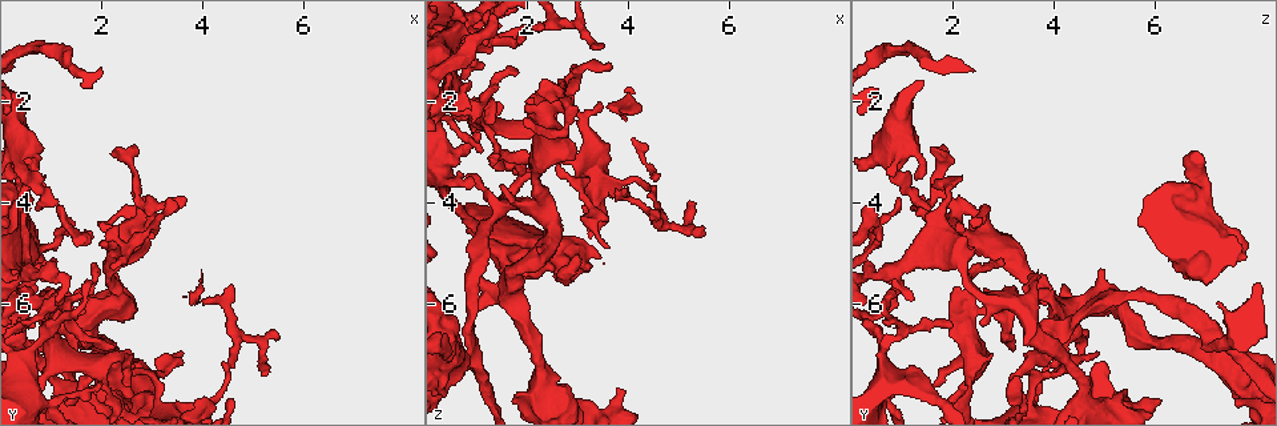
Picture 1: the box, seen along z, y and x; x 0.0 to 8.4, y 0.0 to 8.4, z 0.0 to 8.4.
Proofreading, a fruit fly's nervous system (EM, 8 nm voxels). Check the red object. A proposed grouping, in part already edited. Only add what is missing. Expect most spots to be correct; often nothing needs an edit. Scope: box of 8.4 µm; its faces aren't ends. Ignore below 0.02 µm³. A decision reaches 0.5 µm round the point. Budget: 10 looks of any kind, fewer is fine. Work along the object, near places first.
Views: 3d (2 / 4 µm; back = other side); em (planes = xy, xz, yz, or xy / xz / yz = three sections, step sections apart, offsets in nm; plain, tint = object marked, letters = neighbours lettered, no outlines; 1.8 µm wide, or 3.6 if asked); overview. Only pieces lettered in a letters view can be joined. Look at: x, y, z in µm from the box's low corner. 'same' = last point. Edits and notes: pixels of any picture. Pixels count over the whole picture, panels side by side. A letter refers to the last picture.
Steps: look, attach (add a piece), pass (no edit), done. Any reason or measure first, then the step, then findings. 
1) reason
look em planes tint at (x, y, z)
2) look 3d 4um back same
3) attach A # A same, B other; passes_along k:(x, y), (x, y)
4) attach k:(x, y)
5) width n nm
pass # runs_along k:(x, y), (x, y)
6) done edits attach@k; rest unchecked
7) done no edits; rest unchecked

stops while still wide
look em planes letters at (0.60, 3.85, 6.60)

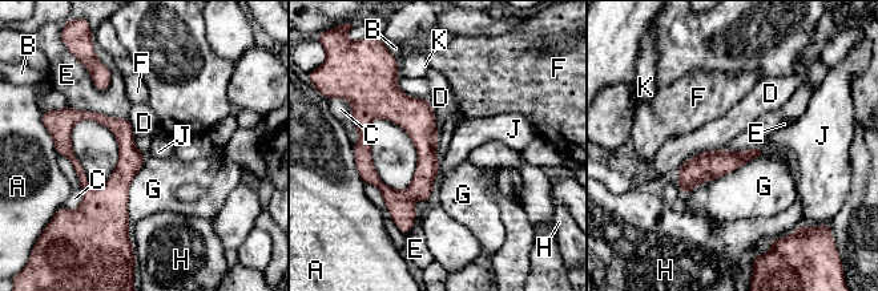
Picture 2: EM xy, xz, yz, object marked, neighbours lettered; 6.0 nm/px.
pass # A other, B other, C other, D other, E other, F other, G other, H other, J other, K other; none of them fits

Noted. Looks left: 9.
abrupt turn
look em xz step 16 tint at (1.65, 7.70, 3.30)

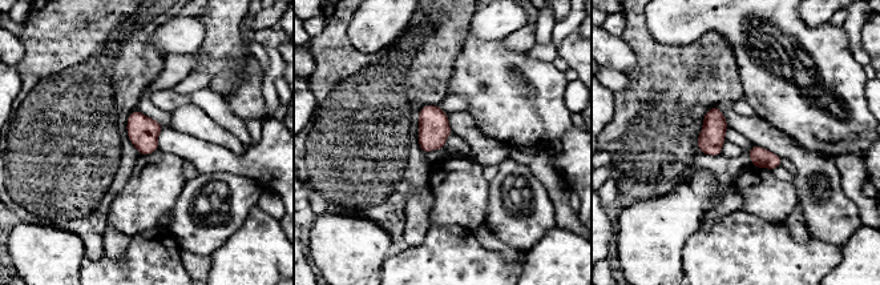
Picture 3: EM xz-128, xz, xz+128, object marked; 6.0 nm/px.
look em planes letters same

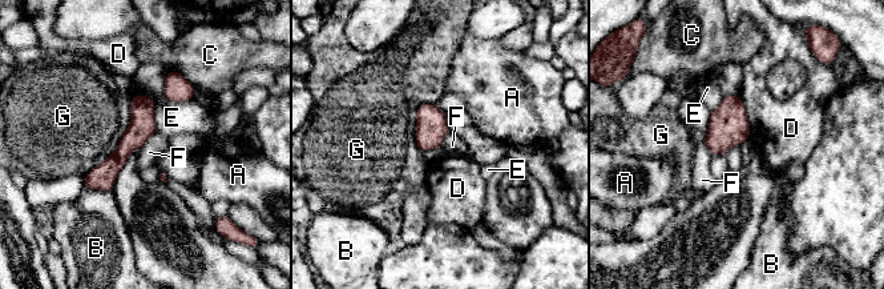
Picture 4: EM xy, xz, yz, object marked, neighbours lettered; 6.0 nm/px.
pass # A other, B other, C other, D other, E other, F other, G other; runs_along 4:(149, 101), (141, 129), (88, 185); none of them fits

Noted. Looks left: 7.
tapers out
look 3d 4um at (2.50, 7.65, 1.70)

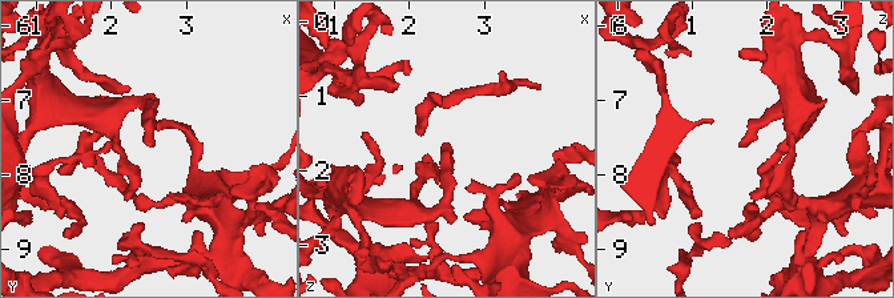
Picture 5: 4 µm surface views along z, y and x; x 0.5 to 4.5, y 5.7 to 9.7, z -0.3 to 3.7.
now the EM
look em yz step 16 tint at (2.45, 7.60, 1.70)

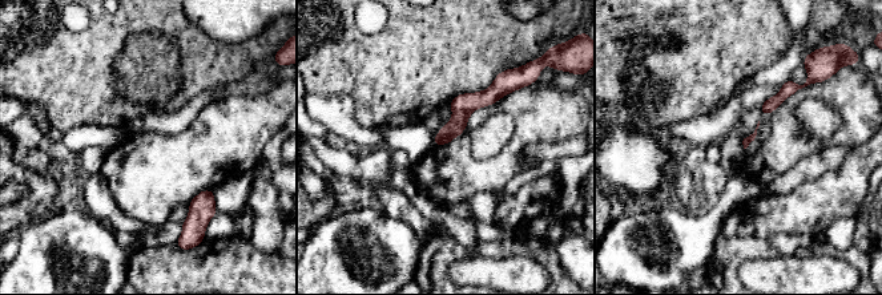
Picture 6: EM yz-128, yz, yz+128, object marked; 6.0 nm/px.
look em xz step 8 letters same

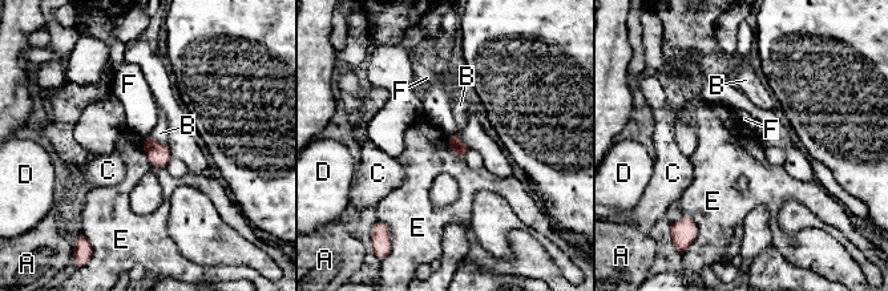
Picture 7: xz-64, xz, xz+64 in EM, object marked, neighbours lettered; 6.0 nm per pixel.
pass # A other, B other, C other, D other, E other, F other; border 7:(141, 146), (154, 168), (164, 168); none of them fits

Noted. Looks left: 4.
thin end
look 3d 2um at (2.15, 3.05, 1.75)

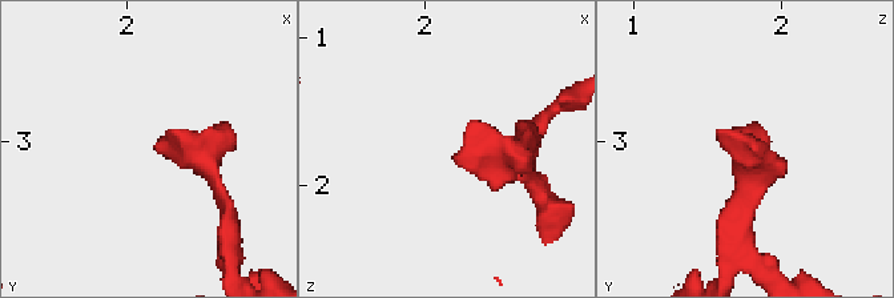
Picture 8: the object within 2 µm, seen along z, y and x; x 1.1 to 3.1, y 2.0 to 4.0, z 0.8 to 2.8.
now the EM
look em planes letters at (2.20, 3.04, 1.80)

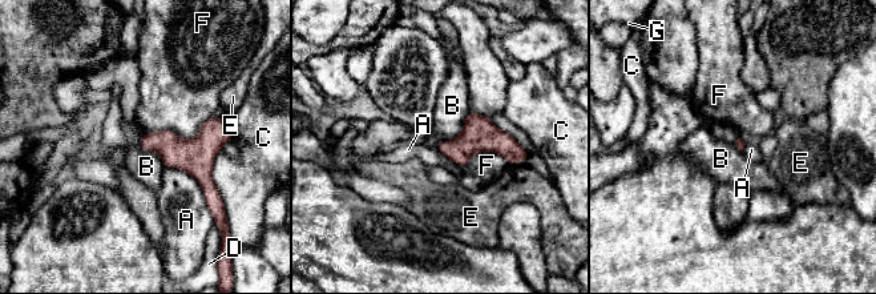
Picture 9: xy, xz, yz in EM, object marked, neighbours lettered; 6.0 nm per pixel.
pass # A other, B other, C other, D other, E other, F other, G other; border 9:(469, 111), (463, 129), (435, 146); no lettered piece goes on from it

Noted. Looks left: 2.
done no edits; rest unchecked

